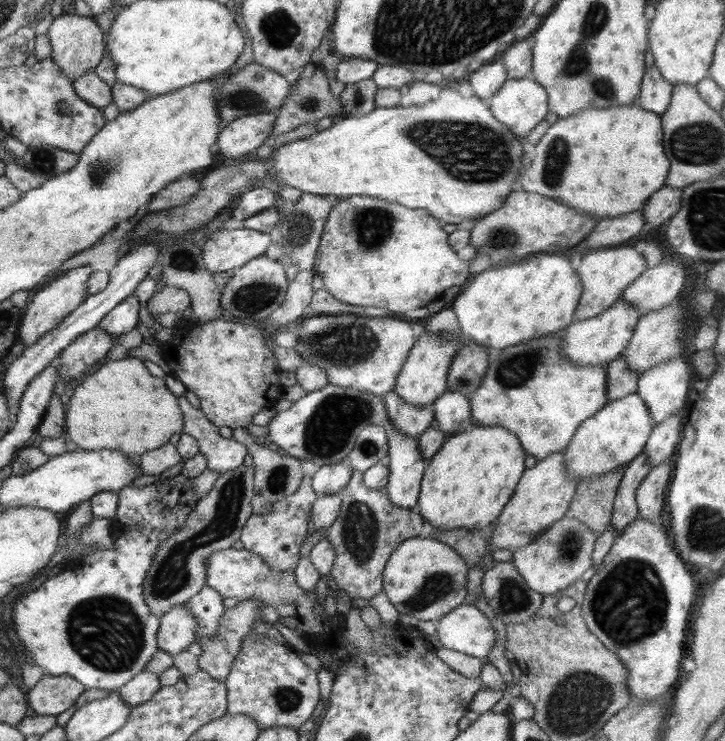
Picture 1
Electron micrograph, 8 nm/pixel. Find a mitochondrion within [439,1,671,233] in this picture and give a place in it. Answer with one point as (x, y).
(576, 66)

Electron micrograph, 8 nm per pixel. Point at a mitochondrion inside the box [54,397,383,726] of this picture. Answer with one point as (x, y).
(105, 631)

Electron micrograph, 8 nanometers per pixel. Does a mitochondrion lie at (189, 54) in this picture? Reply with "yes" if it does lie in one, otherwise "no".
no

